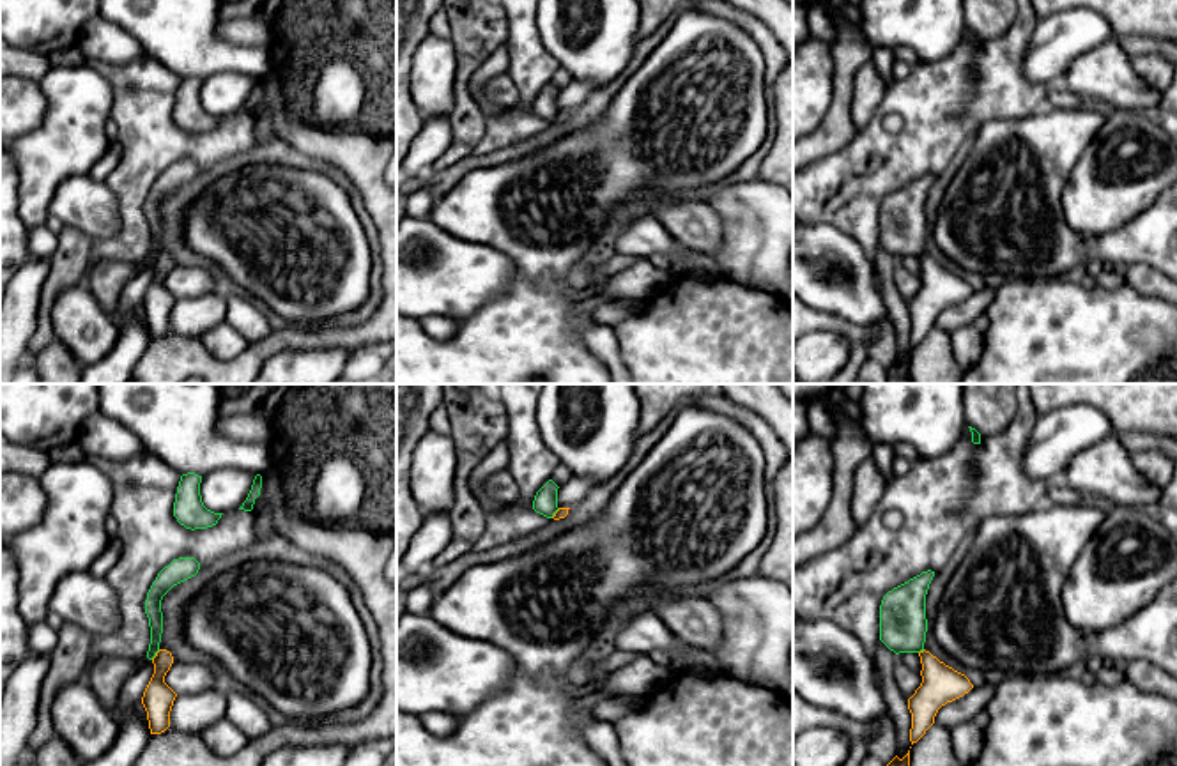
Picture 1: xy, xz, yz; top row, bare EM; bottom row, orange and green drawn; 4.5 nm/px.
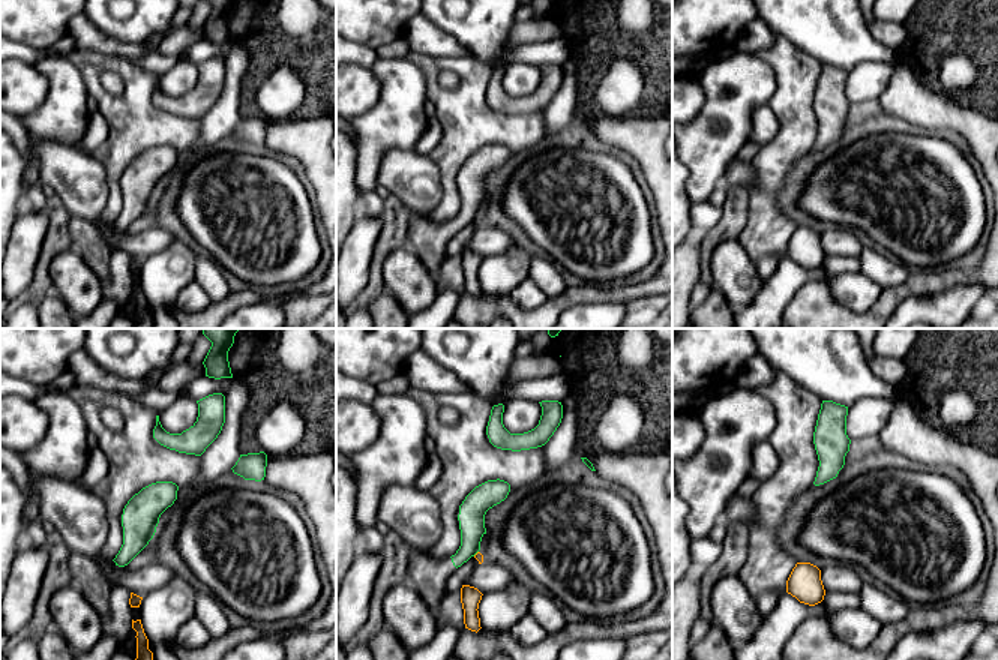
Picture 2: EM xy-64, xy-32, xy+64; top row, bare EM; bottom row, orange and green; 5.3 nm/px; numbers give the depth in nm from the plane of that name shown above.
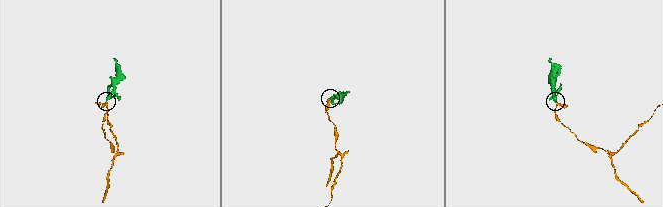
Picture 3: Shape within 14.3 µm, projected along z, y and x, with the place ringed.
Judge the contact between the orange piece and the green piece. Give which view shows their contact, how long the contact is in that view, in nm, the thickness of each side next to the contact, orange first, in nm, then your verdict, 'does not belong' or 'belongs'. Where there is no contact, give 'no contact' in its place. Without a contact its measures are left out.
xy | 60 nm | 140/80 nm | does not belong

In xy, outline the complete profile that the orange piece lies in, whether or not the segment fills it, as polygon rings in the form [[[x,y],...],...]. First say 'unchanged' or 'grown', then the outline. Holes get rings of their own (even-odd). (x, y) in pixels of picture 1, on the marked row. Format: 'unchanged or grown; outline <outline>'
unchanged; outline [[[159,649],[152,658],[154,674],[143,692],[142,704],[147,711],[150,734],[161,734],[170,727],[170,711],[177,693],[165,683],[165,676],[173,663],[166,649]]]

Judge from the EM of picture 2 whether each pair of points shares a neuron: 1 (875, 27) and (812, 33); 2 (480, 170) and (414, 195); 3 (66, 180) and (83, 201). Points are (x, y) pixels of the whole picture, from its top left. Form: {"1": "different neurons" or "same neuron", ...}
{"1": "different neurons", "2": "different neurons", "3": "same neuron"}

